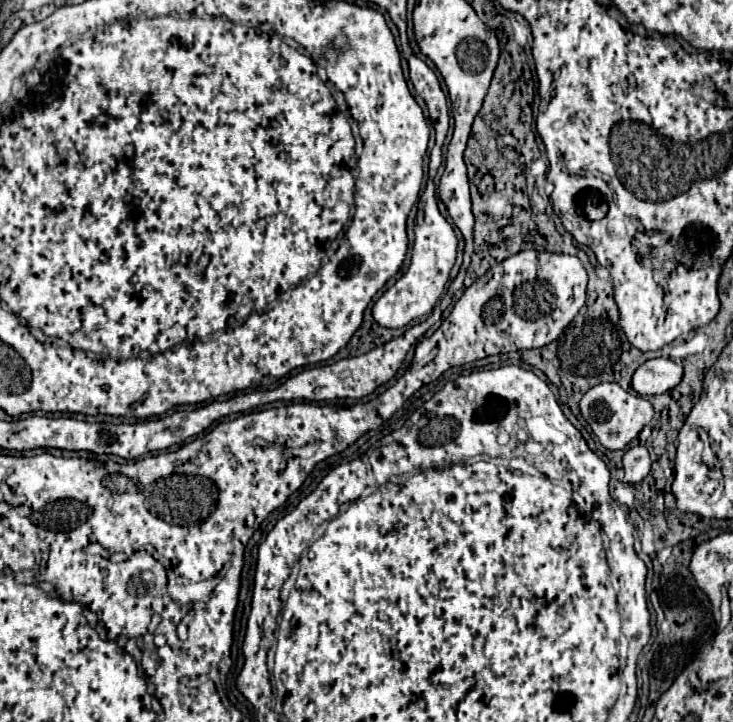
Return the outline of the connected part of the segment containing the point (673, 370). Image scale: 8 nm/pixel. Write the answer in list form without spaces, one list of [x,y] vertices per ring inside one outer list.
[[[653,358],[641,364],[631,380],[631,386],[641,396],[663,394],[675,388],[683,378],[683,366],[669,358]]]

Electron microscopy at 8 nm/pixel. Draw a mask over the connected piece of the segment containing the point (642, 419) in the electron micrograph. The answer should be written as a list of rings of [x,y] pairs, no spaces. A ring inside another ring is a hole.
[[[603,382],[603,384],[597,384],[595,388],[589,388],[579,402],[579,410],[585,422],[591,426],[593,434],[607,450],[623,450],[653,418],[651,402],[647,402],[641,396],[633,396],[625,392],[615,382]]]

